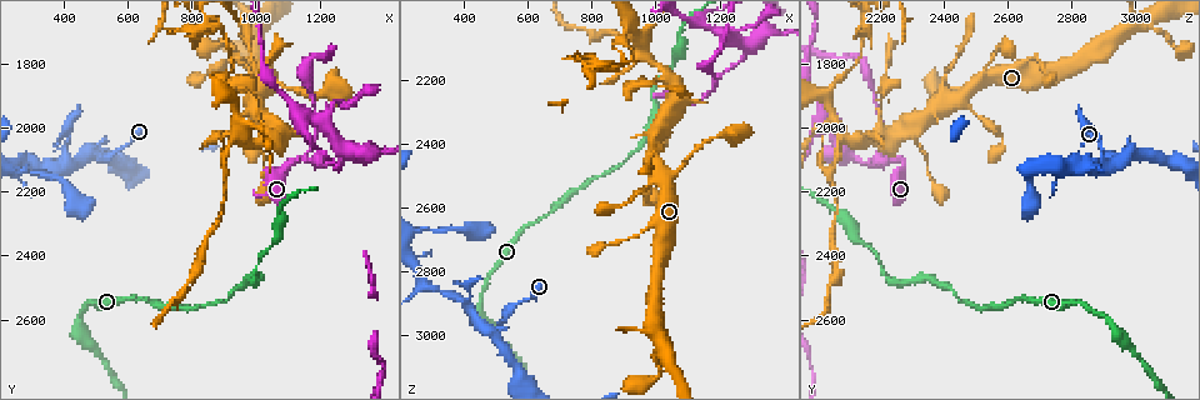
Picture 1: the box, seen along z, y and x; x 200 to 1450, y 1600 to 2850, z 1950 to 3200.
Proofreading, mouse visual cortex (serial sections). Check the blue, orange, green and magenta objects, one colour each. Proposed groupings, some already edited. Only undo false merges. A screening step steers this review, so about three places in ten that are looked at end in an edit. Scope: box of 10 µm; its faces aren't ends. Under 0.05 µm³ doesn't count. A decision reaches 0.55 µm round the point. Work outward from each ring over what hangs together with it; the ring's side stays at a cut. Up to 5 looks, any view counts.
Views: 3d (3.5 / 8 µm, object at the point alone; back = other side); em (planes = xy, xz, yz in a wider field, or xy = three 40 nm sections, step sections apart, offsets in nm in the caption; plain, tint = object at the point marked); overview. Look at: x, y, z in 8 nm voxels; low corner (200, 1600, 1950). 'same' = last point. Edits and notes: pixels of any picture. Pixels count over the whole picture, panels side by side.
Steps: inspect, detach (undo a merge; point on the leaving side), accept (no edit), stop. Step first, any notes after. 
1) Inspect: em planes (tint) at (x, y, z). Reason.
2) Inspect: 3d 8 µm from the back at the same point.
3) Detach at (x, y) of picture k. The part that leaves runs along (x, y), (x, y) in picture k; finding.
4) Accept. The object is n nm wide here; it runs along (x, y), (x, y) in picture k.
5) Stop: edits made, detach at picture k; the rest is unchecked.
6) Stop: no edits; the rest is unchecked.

Inspect: 3d 3.5 µm at (950, 2030, 2090). Four-way junction.

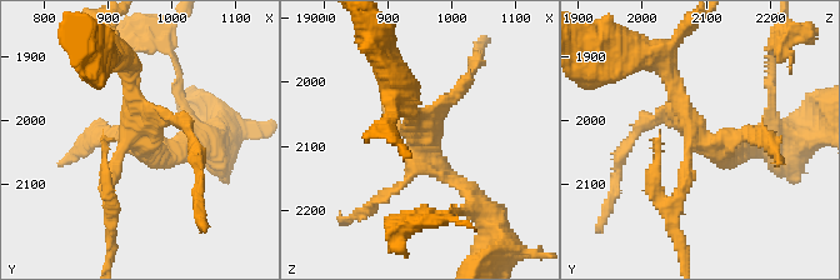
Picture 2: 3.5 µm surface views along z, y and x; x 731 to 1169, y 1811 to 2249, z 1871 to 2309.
Inspect: em xy step 3 (tint) at (945, 2030, 2090). Need the tissue.

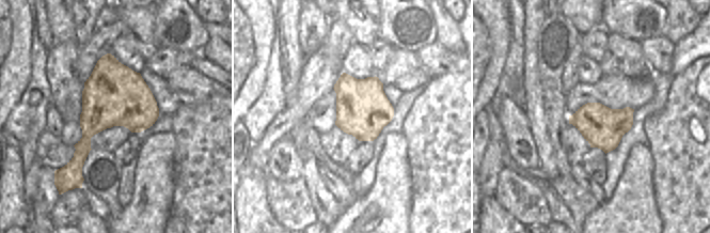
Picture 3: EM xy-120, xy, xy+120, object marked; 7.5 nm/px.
Accept. It runs along (753, 143), (704, 143), (666, 66) in picture 2; one cell here.

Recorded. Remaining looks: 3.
Inspect: 3d 3.5 µm at (1150, 2100, 2260). Abrupt turn.

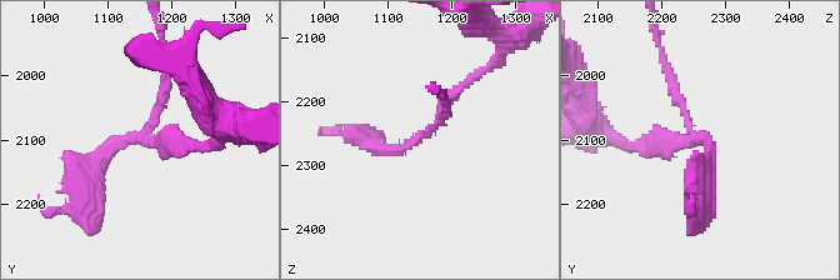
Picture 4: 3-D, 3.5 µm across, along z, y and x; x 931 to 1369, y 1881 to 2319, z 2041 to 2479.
Inspect: em xy step 2 (tint) at (1155, 2095, 2250). 3 arms meet here; the arms are 150, 150, 250 nm wide; shape alone is not enough.

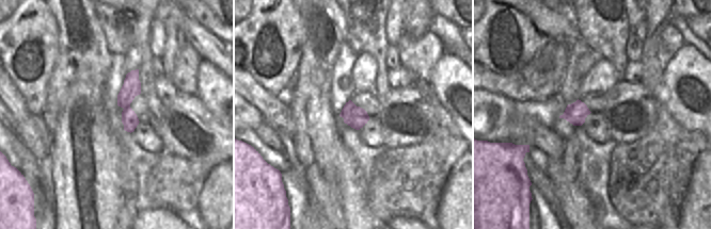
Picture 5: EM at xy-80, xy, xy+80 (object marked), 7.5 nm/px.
Detach at (161, 95) of picture 4. The part that leaves runs along (691, 129), (656, 33) in picture 4; a second cell is stuck on.

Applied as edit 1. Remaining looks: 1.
Stop: edits made, detach at picture 4; the rest is unchecked.

